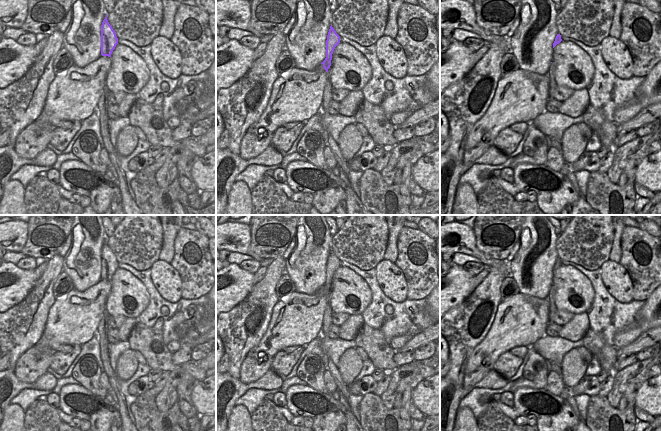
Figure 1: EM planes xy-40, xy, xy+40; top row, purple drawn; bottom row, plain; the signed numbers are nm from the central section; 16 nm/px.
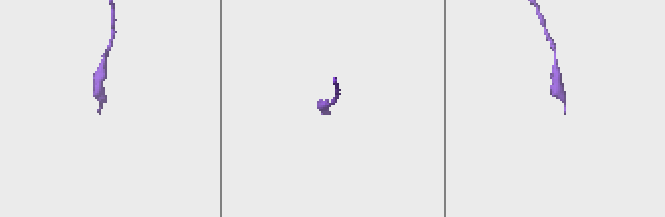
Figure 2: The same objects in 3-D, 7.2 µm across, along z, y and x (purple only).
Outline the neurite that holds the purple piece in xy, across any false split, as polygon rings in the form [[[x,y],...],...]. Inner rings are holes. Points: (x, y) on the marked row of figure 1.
[[[332,25],[330,26],[327,40],[326,40],[326,58],[321,63],[323,68],[327,72],[326,85],[323,93],[323,102],[322,107],[324,109],[324,113],[328,113],[328,107],[330,102],[332,101],[332,85],[331,85],[331,60],[332,54],[334,52],[335,47],[340,43],[340,36],[336,33]]]

